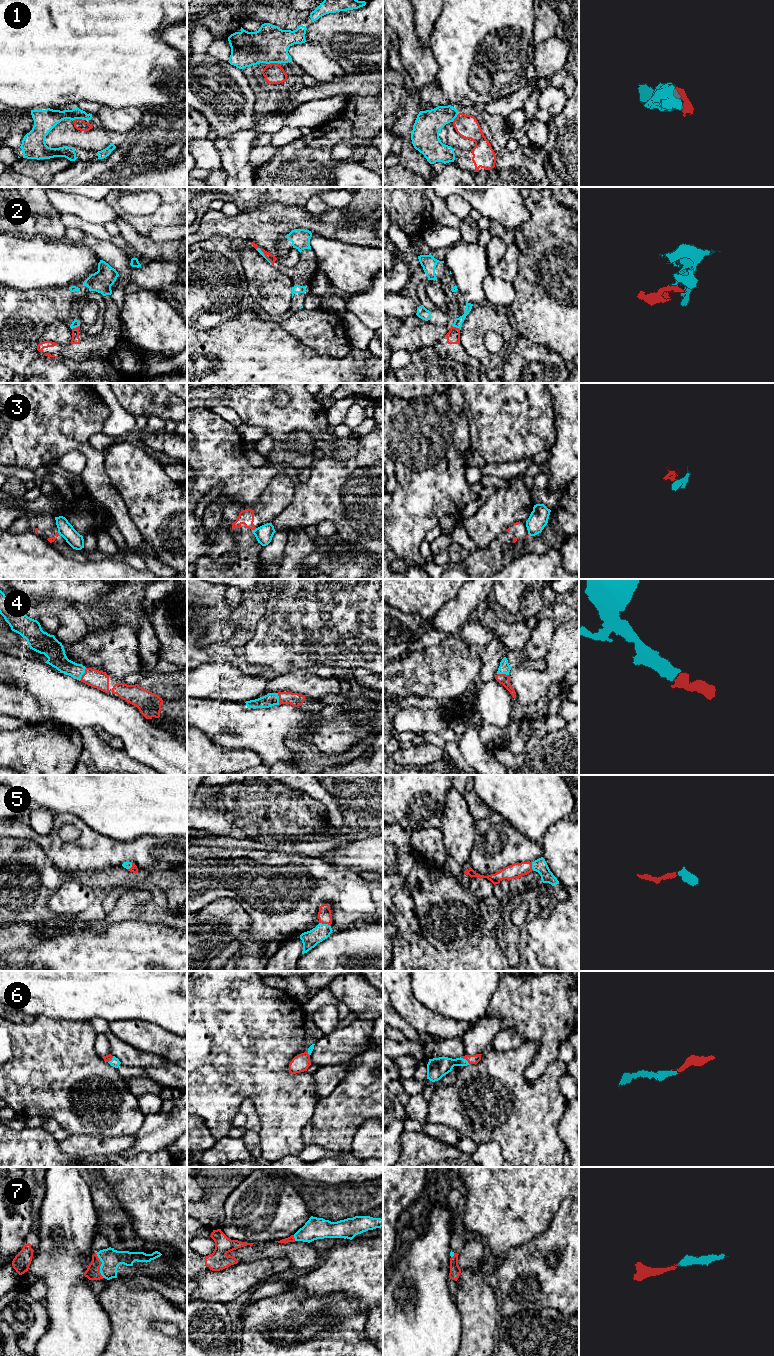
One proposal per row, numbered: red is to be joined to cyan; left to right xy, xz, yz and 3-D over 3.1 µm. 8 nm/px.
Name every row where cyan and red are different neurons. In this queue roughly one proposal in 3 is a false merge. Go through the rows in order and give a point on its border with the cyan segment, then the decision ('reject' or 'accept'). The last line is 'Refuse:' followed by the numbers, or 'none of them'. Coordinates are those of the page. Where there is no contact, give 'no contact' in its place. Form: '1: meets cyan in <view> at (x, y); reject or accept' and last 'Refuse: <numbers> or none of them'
1: meets cyan in xz at (272, 62); accept
2: meets cyan in yz at (456, 327); accept
3: meets cyan in xz at (255, 529); reject
4: meets cyan in xy at (83, 673); accept
5: meets cyan in xz at (324, 924); accept
6: meets cyan in yz at (465, 1059); accept
7: meets cyan in xy at (101, 1265); accept
Refuse: 3

